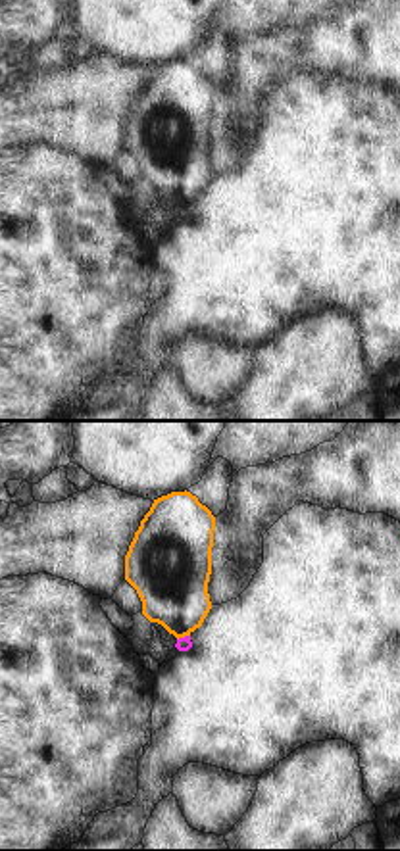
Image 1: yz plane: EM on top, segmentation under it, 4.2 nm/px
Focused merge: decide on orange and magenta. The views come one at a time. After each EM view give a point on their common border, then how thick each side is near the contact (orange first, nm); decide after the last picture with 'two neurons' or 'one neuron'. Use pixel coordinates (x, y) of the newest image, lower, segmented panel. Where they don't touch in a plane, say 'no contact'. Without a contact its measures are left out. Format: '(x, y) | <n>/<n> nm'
(183, 636) | 300/60 nm

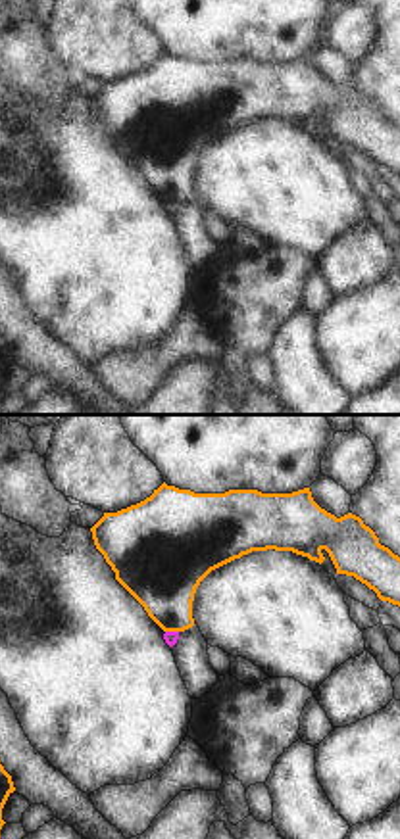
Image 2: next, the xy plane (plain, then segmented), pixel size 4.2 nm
(172, 630) | 320/50 nm

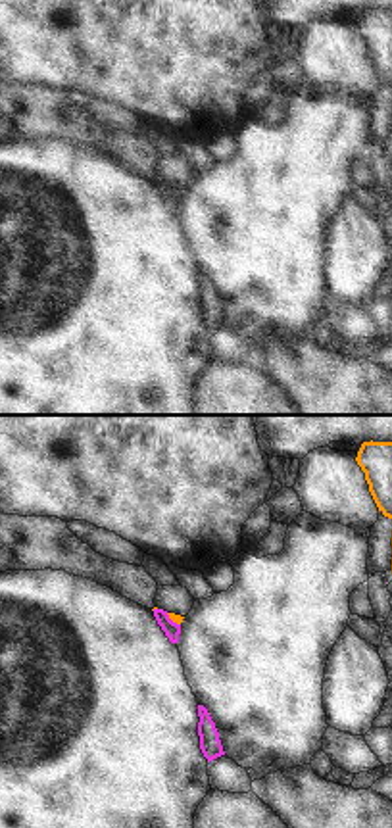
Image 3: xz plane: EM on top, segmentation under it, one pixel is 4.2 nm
(173, 621) | 40/70 nm

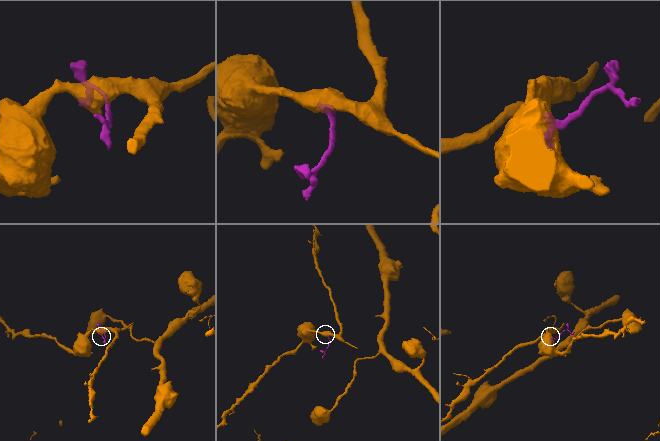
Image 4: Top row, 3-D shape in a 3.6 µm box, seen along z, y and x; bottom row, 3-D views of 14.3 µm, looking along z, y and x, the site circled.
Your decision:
two neurons

